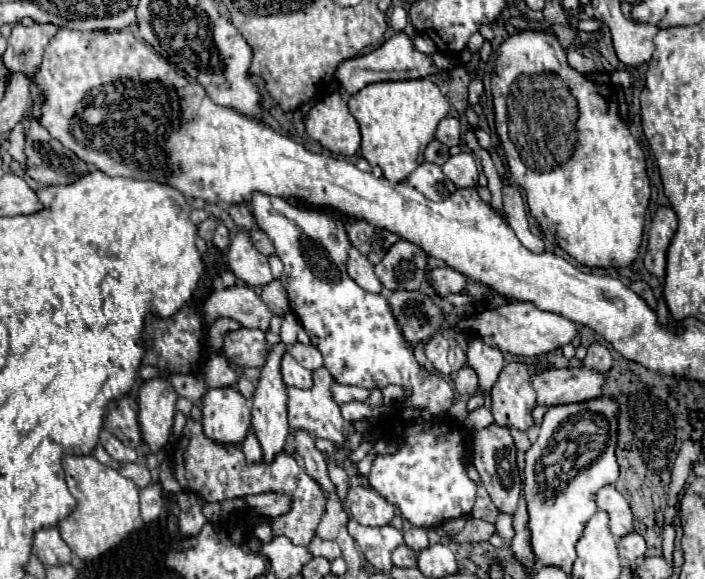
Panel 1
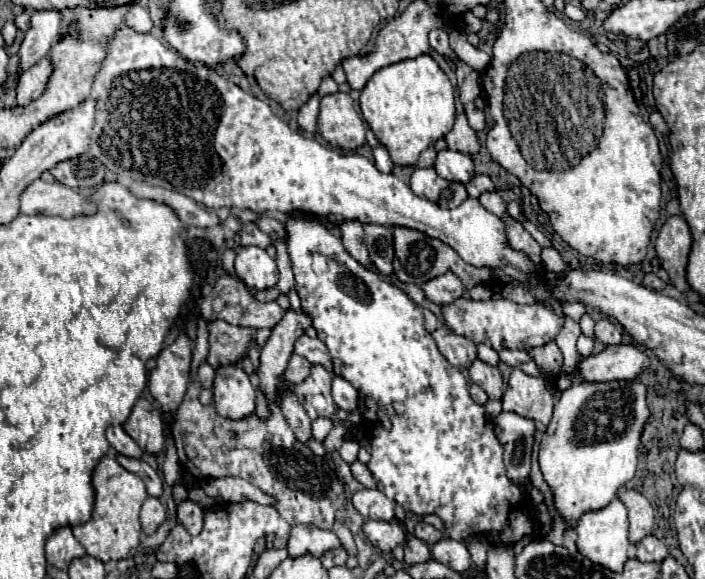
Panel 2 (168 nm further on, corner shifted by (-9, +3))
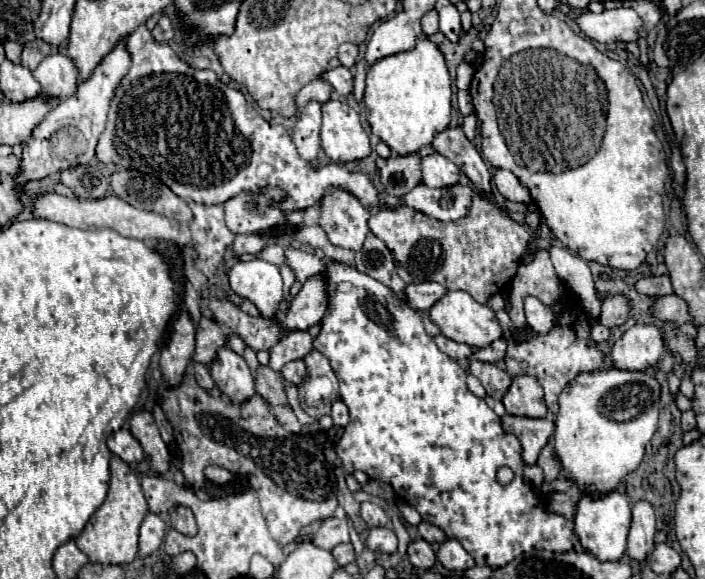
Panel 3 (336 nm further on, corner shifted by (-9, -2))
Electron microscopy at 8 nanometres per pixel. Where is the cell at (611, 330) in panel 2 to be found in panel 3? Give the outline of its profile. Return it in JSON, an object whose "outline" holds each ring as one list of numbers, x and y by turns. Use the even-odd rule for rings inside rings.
{"outline":[[612,295,602,301,602,313,598,321,606,327,618,327,628,319,630,311,632,311,632,301,626,295]]}

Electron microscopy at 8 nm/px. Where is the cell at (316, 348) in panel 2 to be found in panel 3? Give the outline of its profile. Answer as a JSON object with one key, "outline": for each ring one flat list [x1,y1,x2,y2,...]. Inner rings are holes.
{"outline":[[290,331,282,337,274,347,268,349,270,353,270,367,278,373,284,363,304,359,312,351,312,335,308,331]]}

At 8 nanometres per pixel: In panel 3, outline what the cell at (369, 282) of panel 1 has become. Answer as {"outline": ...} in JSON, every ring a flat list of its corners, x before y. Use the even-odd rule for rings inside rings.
{"outline":[[328,191,320,203,320,227,332,245,360,251,368,235,370,211,350,191]]}

